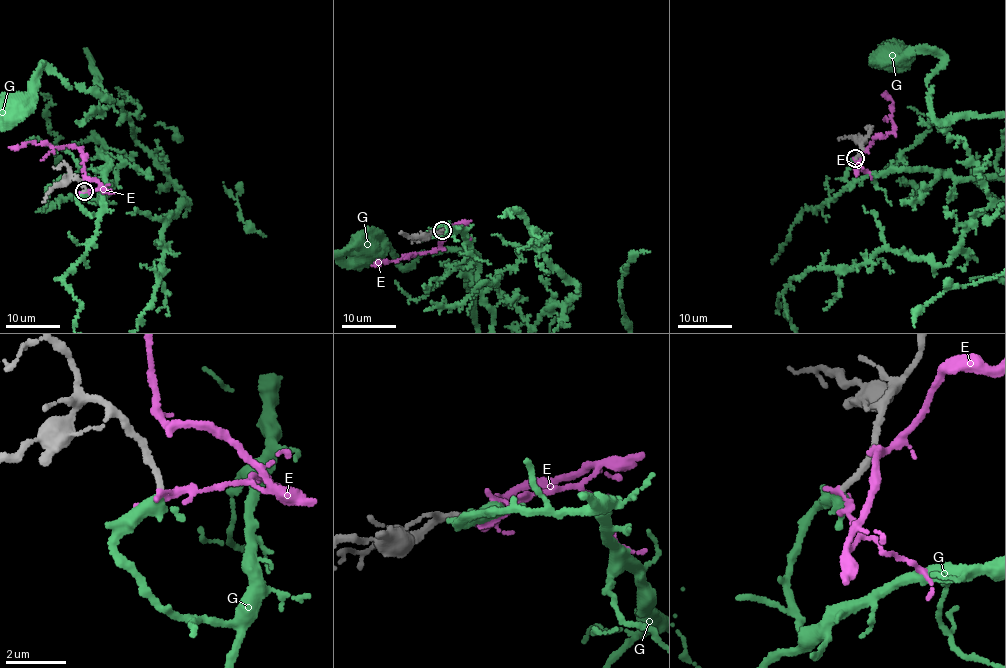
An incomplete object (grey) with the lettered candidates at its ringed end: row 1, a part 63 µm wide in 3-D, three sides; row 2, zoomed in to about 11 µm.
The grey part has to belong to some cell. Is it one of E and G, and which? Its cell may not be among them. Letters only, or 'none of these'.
G

